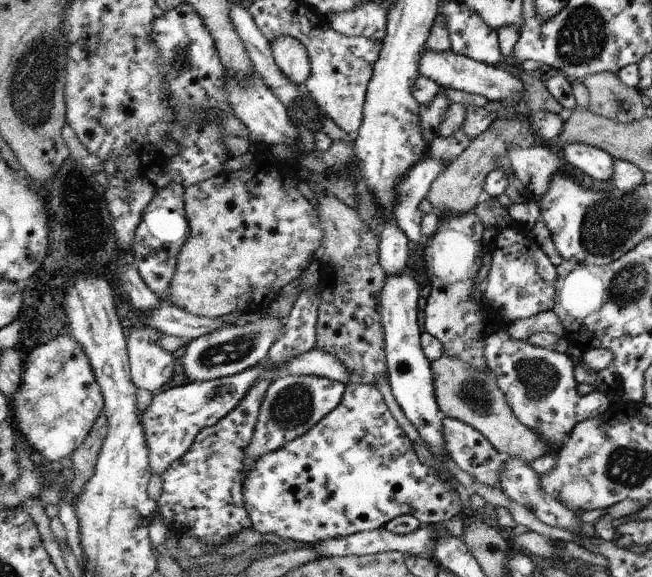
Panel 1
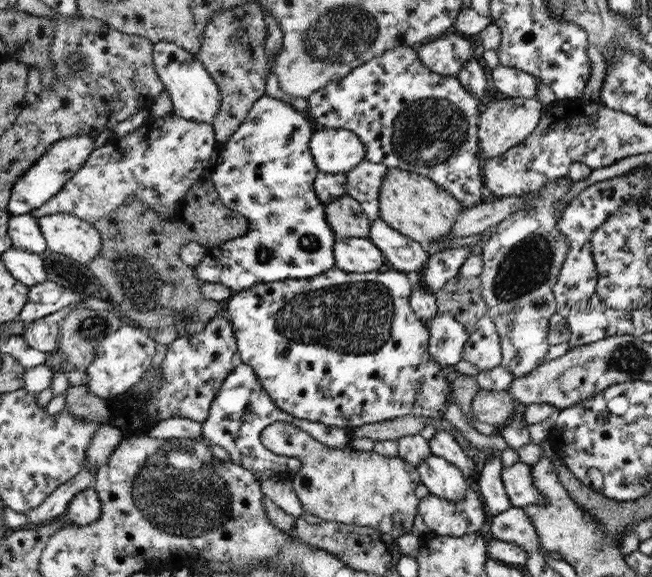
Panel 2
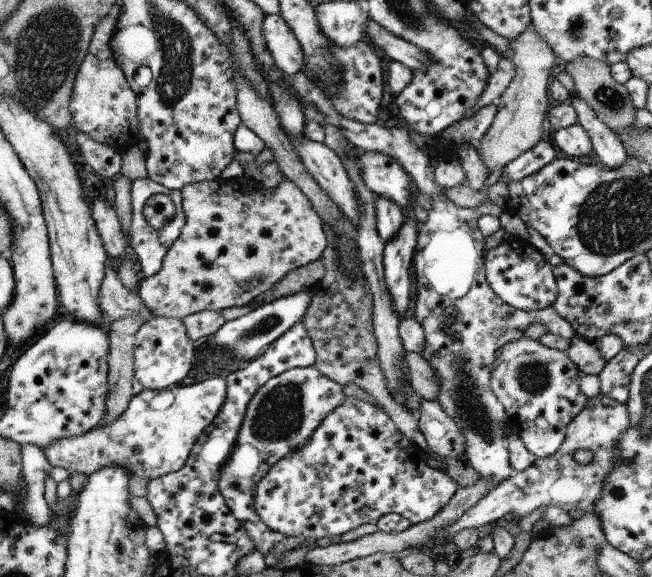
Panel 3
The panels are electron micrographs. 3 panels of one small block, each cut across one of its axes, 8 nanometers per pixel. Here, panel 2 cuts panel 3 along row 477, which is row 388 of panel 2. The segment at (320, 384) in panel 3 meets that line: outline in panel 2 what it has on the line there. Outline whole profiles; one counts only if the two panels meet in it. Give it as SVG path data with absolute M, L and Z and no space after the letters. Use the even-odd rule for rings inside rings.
M244 363L237 366L217 392L212 410L209 411L209 419L202 423L203 432L200 439L206 438L211 446L224 448L233 464L241 465L250 471L265 472L264 476L259 478L260 482L272 478L292 479L303 470L302 462L298 458L277 455L276 452L265 448L261 442L261 433L277 422L296 426L311 438L332 449L342 450L350 446L350 436L346 428L325 427L316 421L301 420L278 407L276 401L270 398L269 392L266 392L254 369Z

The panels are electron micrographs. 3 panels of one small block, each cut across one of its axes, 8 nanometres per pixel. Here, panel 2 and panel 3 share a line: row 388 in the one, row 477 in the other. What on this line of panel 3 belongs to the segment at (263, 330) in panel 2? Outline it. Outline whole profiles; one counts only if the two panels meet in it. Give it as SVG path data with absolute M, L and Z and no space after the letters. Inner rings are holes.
M345 397L340 407L336 408L327 418L322 422L321 426L317 428L314 435L304 447L294 451L292 455L279 461L269 472L264 479L258 484L256 492L256 511L261 516L261 519L275 531L284 533L288 536L299 536L304 538L316 538L321 543L332 540L334 536L341 536L348 530L354 530L362 524L367 522L377 522L381 516L398 513L406 517L411 524L424 522L435 517L436 514L444 508L454 493L457 491L457 482L452 480L445 471L431 468L426 464L426 454L420 450L417 445L410 442L399 430L396 428L394 421L378 406L369 402L354 397Z

